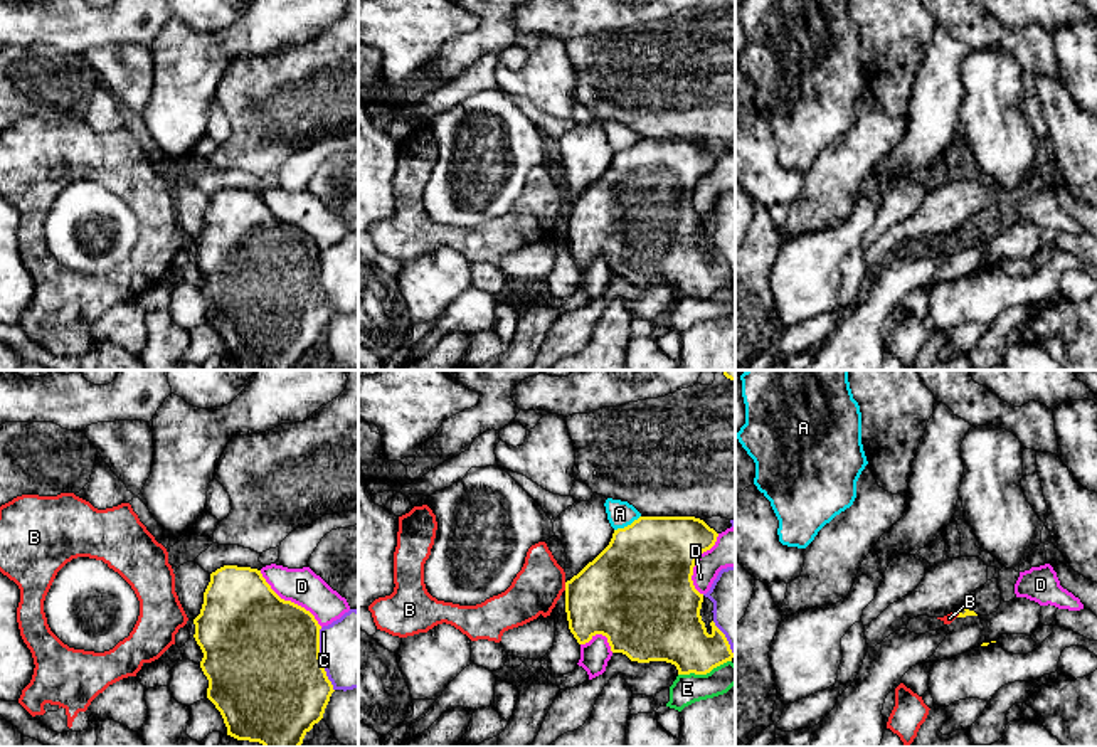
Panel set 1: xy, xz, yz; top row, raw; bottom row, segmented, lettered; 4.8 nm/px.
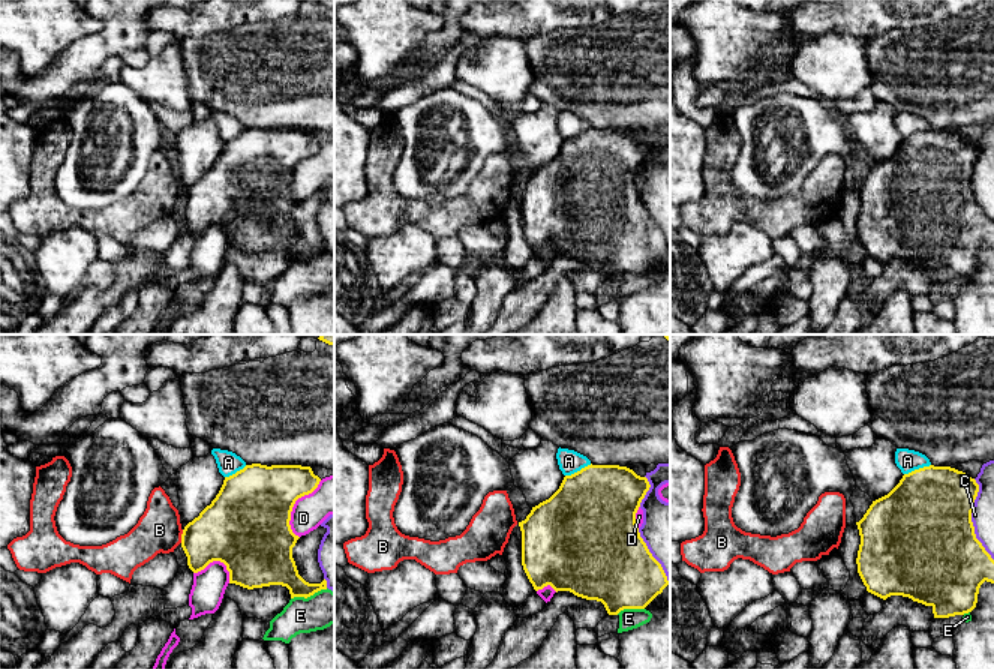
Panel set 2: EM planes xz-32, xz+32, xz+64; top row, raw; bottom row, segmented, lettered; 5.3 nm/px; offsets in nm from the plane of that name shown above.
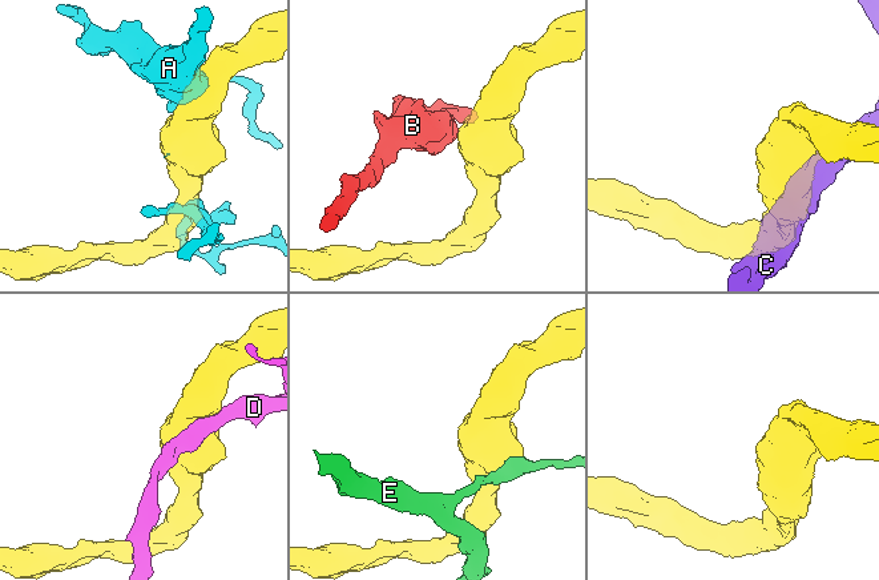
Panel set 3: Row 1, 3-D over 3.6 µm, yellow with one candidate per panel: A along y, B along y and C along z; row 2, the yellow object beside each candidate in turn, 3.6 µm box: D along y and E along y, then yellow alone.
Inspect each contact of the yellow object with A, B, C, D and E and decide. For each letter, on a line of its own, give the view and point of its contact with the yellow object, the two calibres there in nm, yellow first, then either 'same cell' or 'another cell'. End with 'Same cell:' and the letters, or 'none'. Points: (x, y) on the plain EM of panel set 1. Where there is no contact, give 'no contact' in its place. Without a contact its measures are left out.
A: xz (628, 148) | 440/130 nm | another cell
B: xz (566, 209) | 400/240 nm | another cell
C: xy (320, 283) | 500/360 nm | another cell
D: xy (290, 224) | 500/180 nm | another cell
E: xz (704, 296) | 300/140 nm | another cell
Same cell: none

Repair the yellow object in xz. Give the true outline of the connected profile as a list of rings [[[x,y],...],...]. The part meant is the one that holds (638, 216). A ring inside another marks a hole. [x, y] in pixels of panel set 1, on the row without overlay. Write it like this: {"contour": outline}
{"contour": [[[639,140],[614,153],[609,168],[565,205],[565,236],[577,266],[602,257],[612,276],[638,286],[666,284],[676,289],[678,298],[707,298],[732,284],[730,268],[713,244],[712,256],[707,256],[700,239],[703,217],[692,204],[698,178],[710,173],[717,160],[695,140]]]}

